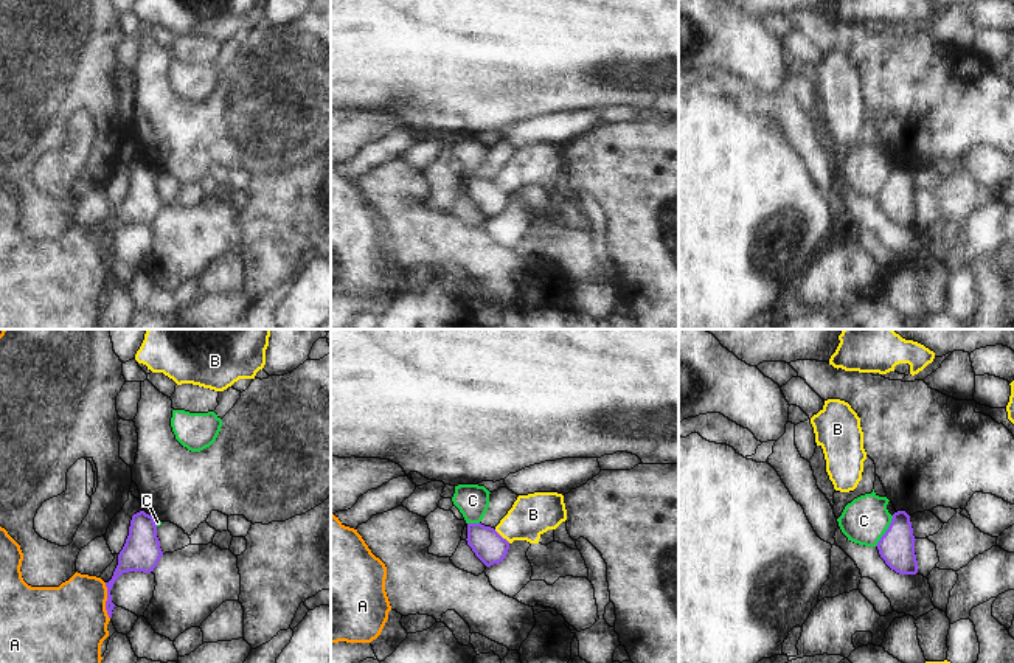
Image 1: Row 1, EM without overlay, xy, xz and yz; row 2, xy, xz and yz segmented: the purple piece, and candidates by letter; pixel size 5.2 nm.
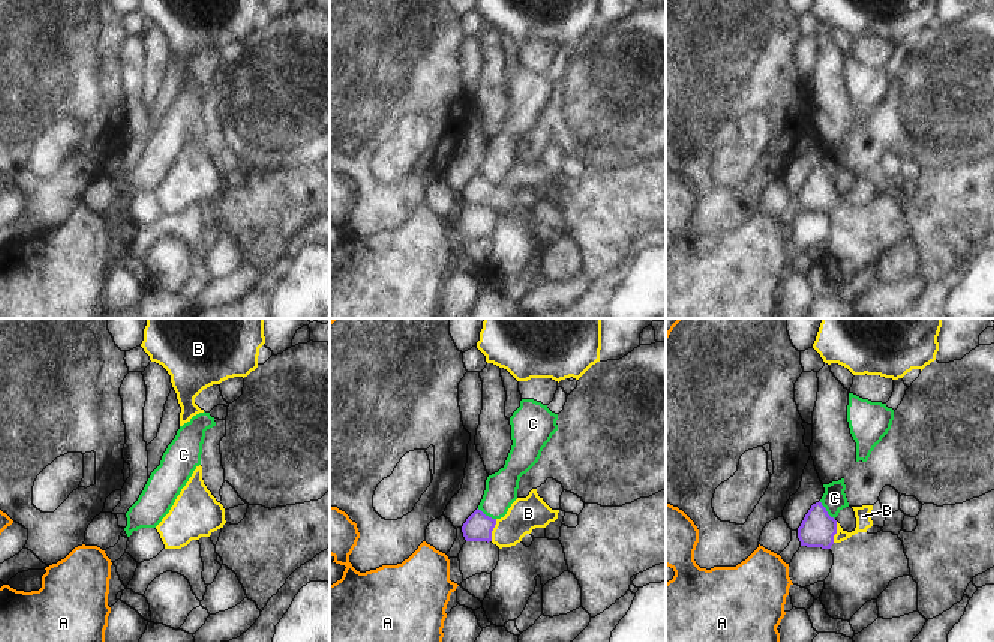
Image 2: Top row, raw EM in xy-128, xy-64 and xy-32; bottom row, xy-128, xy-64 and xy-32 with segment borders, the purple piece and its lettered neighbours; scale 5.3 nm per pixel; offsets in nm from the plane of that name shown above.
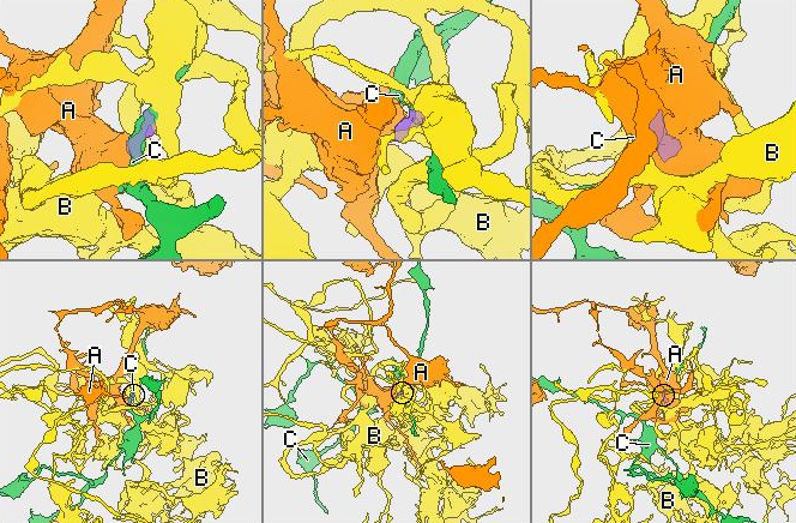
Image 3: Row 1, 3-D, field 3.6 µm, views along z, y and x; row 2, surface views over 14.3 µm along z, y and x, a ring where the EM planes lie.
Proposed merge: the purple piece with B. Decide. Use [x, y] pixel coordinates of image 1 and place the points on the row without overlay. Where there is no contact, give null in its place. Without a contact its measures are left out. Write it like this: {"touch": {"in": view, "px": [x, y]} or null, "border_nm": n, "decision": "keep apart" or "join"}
{"touch": {"in": "xz", "px": [500, 188]}, "border_nm": 110, "decision": "join"}

